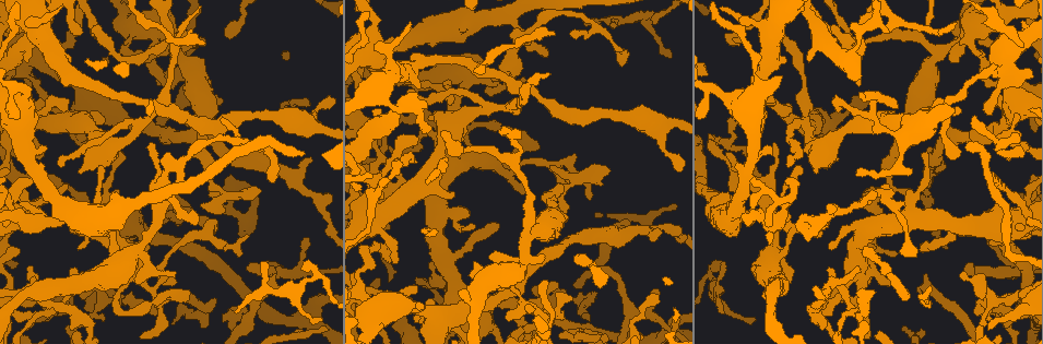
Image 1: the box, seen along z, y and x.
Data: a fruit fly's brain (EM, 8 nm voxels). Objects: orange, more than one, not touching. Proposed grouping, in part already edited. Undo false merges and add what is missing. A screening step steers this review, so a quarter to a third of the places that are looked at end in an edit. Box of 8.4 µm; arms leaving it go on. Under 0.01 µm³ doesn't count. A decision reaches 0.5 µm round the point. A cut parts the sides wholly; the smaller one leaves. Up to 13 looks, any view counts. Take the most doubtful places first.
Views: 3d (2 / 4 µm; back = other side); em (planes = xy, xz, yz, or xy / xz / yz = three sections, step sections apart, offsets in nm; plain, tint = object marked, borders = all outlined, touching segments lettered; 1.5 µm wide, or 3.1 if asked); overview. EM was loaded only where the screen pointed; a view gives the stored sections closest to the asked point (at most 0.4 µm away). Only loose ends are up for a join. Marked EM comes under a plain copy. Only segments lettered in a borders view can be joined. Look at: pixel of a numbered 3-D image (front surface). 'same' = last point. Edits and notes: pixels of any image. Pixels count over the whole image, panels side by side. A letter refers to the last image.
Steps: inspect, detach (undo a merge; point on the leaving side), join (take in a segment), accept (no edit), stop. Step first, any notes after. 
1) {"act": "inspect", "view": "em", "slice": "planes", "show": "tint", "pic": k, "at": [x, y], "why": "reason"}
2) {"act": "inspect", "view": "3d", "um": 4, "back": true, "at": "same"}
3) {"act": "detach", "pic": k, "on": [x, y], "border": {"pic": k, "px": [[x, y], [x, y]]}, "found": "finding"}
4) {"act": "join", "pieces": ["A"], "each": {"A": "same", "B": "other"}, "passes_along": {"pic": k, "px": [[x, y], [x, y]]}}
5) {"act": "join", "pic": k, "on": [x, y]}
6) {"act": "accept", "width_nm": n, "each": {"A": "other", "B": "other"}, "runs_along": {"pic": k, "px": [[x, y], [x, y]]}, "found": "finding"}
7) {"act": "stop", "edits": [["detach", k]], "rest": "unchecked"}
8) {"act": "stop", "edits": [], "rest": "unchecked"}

{"act": "inspect", "view": "3d", "um": 4, "pic": 1, "at": [860, 271], "why": "free end"}

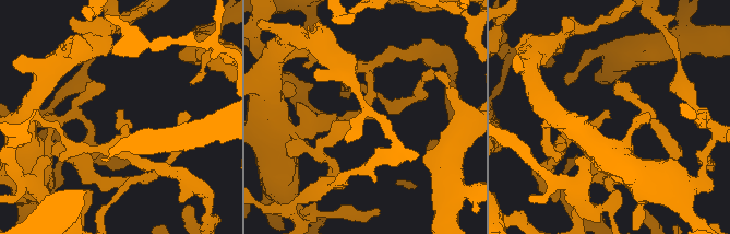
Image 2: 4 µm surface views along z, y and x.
{"act": "inspect", "view": "em", "slice": "planes", "show": "tint", "pic": 2, "at": [121, 118]}

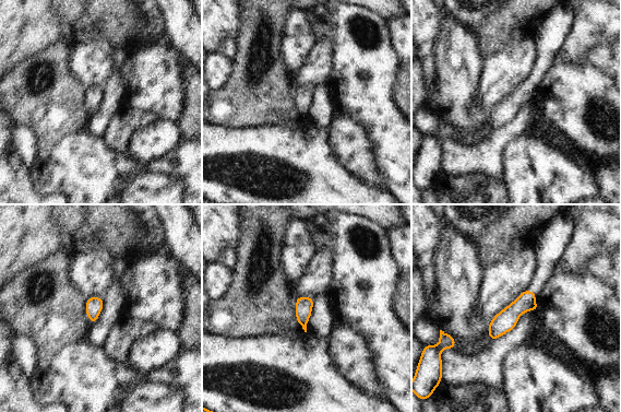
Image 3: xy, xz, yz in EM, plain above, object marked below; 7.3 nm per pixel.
{"act": "inspect", "view": "em", "slice": "planes", "show": "borders", "at": "same"}

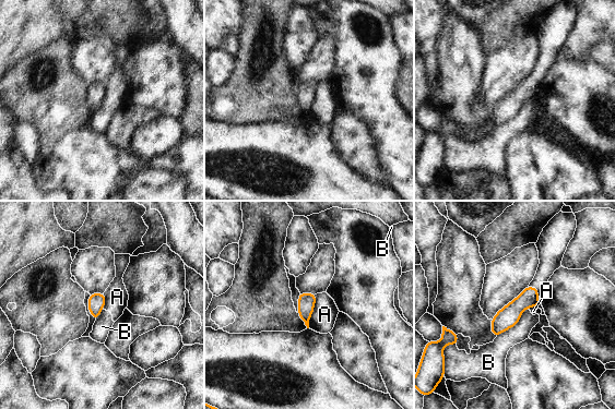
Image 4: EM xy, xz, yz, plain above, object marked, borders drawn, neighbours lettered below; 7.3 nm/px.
{"act": "accept", "longest_contact_nm": ["B", 320], "each": {"A": "other", "B": "other"}, "border": {"pic": 4, "px": [[316, 295], [316, 303], [308, 327]]}, "found": "none of them fits"}

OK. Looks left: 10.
{"act": "inspect", "view": "em", "slice": "planes", "show": "borders", "pic": 1, "at": [857, 84], "why": "end of a long branch"}

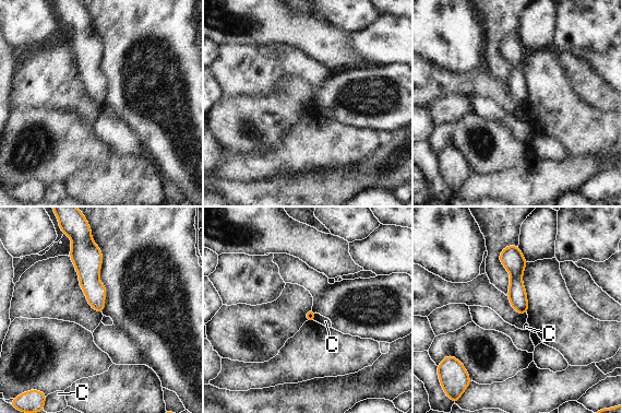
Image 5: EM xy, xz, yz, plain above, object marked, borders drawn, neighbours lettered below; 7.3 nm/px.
{"act": "accept", "each": {"C": "other"}, "runs_along": {"pic": 5, "px": [[510, 248], [524, 310]]}, "found": "no lettered segment goes on from it"}

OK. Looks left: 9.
{"act": "inspect", "view": "em", "slice": "planes", "show": "borders", "pic": 1, "at": [588, 25], "why": "branch stops here"}

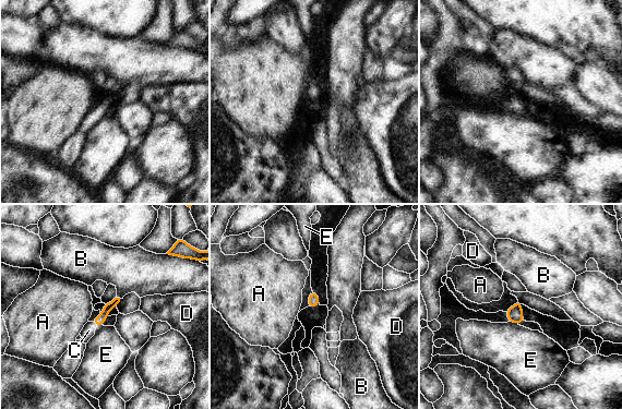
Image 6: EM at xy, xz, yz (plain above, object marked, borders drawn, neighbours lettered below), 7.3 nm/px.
{"act": "join", "pieces": ["C"], "each": {"A": "other", "B": "other", "C": "same", "D": "other", "E": "other"}, "passes_along": {"pic": 6, "px": [[99, 320], [94, 323], [88, 331]]}, "found": "the neuron continues"}

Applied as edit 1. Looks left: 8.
{"act": "inspect", "view": "overview", "why": "redraw"}

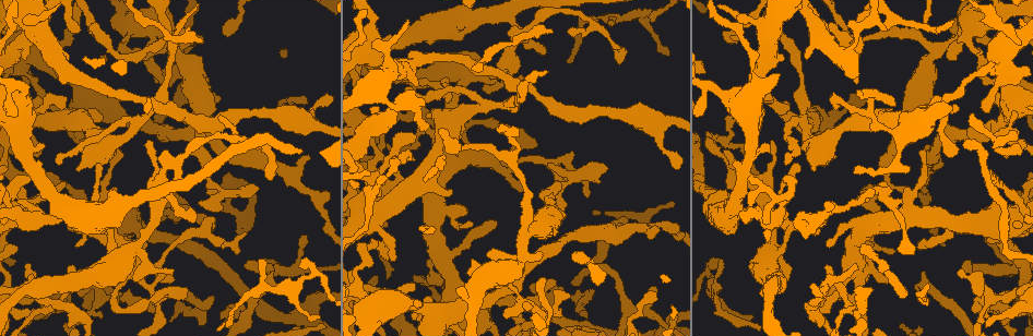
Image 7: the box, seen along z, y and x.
{"act": "inspect", "view": "3d", "um": 2, "pic": 7, "at": [948, 155], "why": "tapers out"}

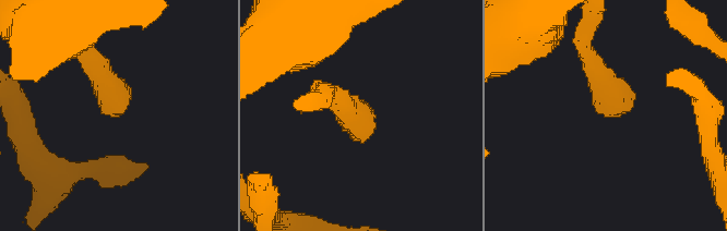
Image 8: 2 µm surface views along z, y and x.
{"act": "inspect", "view": "em", "slice": "planes", "show": "borders", "pic": 8, "at": [599, 112]}

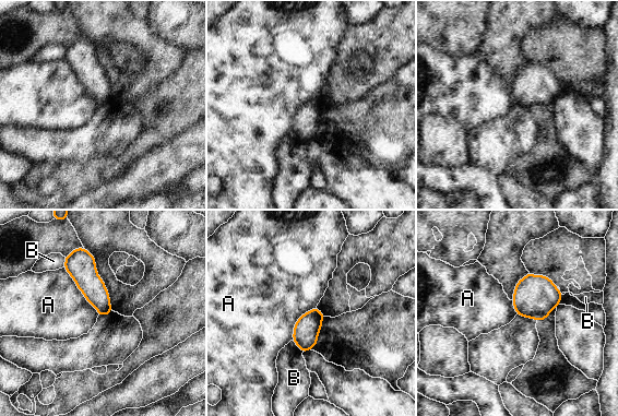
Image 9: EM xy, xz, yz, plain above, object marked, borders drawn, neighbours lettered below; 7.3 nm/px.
{"act": "accept", "each": {"A": "other", "B": "other"}, "border": {"pic": 9, "px": [[63, 268], [98, 315]]}, "found": "no lettered segment goes on from it"}

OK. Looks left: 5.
{"act": "inspect", "view": "em", "slice": "planes", "show": "borders", "pic": 7, "at": [318, 315], "why": "thin end"}

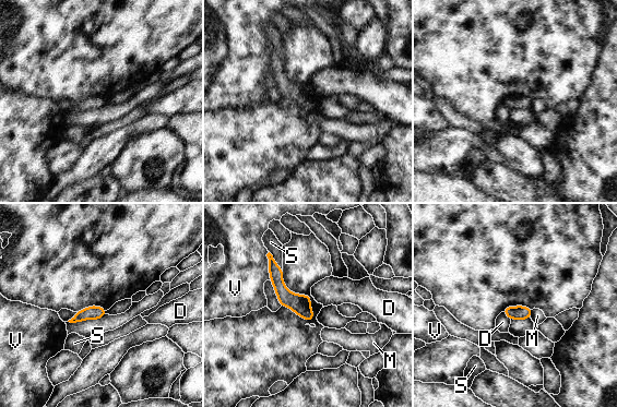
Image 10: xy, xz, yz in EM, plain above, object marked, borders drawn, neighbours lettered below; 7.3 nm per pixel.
{"act": "accept", "width_nm": 110, "each": {"D": "other", "M": "other", "S": "other", "V": "other"}, "runs_along": {"pic": 10, "px": [[271, 260], [279, 286], [308, 318]]}, "found": "no lettered segment goes on from it"}

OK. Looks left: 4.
{"act": "stop", "edits": [["join", 6]], "rest": "unchecked"}

